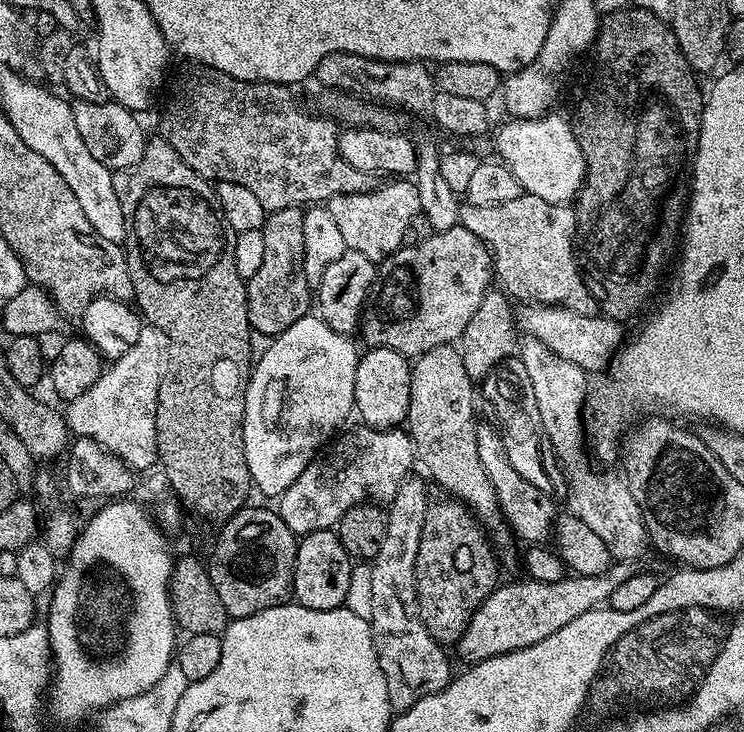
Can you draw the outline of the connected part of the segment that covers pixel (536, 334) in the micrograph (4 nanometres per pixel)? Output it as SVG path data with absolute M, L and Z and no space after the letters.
M533 303L521 308L524 309L521 312L519 309L518 312L518 328L525 337L550 346L550 350L566 358L566 362L574 362L574 366L589 374L595 374L599 368L607 369L626 340L625 325L619 320L610 320L603 314L583 316L574 314L574 310Z

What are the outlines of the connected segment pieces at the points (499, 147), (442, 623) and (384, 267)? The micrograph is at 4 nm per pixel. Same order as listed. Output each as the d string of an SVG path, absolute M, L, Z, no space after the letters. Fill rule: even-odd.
M545 114L533 120L509 119L496 132L496 152L505 168L519 182L521 189L529 196L537 196L551 204L568 204L575 201L580 187L584 185L584 155L578 146L572 125L560 116Z
M443 498L429 503L426 522L422 522L422 542L418 542L418 562L416 563L416 593L420 617L426 630L441 646L455 645L464 632L468 620L491 592L498 587L496 580L496 556L490 537L479 520L466 505L455 498Z
M457 226L445 232L432 232L417 244L405 243L394 254L379 261L376 281L364 302L362 333L365 345L368 348L389 348L405 358L426 354L426 350L434 350L434 346L455 345L493 284L492 256L488 253L488 245L480 241L478 234L470 234L470 230Z

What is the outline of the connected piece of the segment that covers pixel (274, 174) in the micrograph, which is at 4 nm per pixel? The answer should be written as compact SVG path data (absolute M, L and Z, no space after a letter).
M193 63L172 84L172 93L160 116L159 135L206 181L238 182L246 186L262 202L265 213L316 206L342 194L370 192L377 187L375 175L366 170L354 170L338 150L337 121L323 115L311 116L300 109L292 97L293 89L286 84L271 84L265 80L239 80L222 70Z

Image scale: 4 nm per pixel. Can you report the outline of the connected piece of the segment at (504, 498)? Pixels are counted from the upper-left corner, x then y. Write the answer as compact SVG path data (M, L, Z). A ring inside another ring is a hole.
M480 422L476 426L476 437L478 438L478 458L482 461L490 482L494 485L494 494L498 498L500 513L508 523L509 528L517 537L520 536L532 546L540 546L545 543L554 532L554 521L558 515L558 509L552 505L552 496L547 492L538 490L518 470L514 470L514 465L510 463L510 458L506 454L506 446L500 437L500 431L491 422Z

